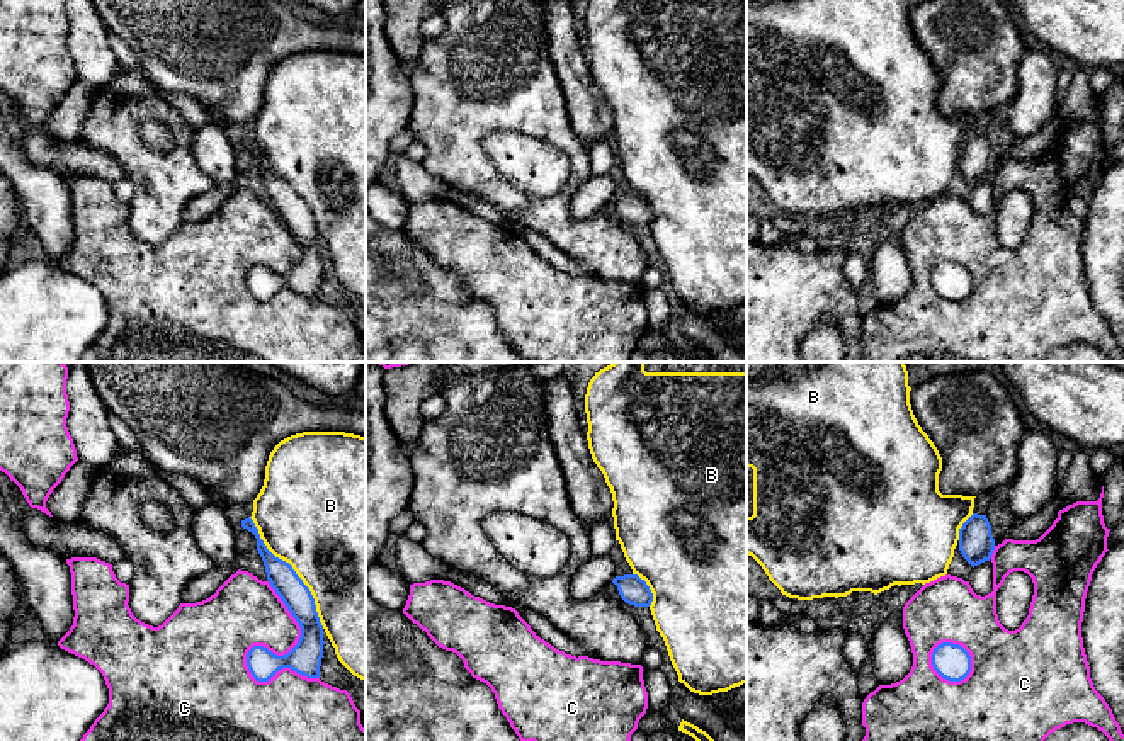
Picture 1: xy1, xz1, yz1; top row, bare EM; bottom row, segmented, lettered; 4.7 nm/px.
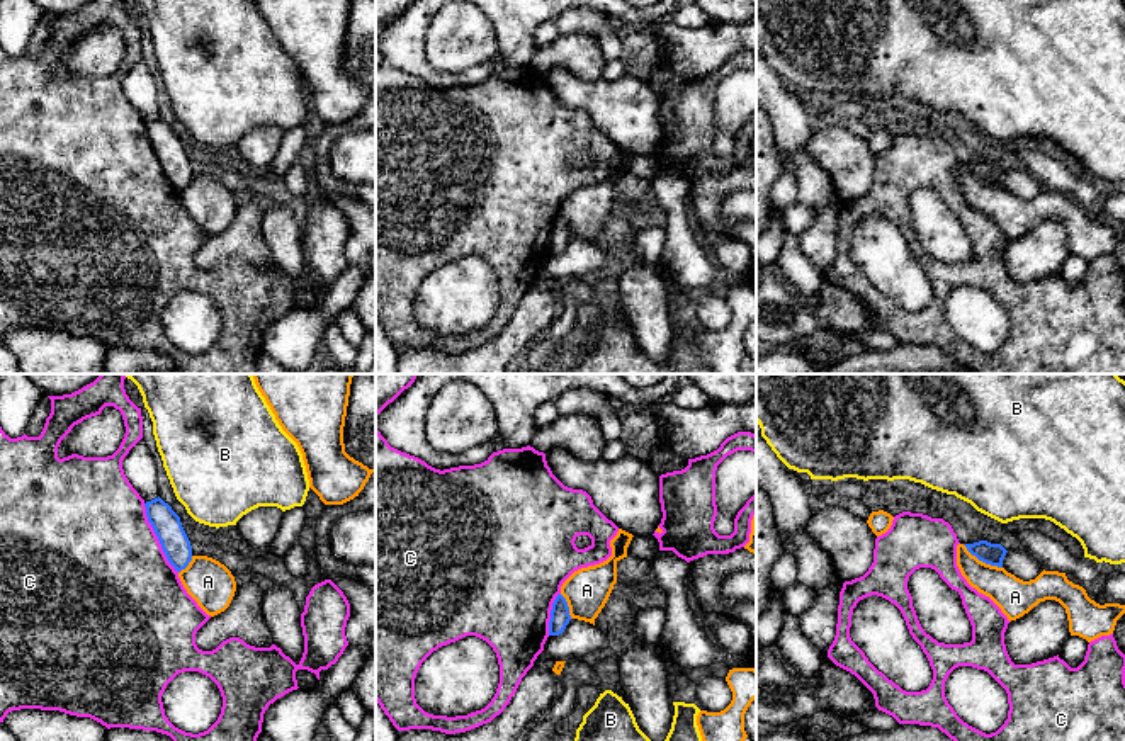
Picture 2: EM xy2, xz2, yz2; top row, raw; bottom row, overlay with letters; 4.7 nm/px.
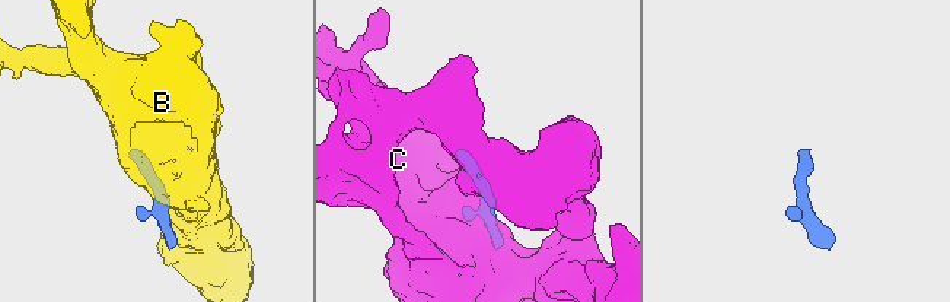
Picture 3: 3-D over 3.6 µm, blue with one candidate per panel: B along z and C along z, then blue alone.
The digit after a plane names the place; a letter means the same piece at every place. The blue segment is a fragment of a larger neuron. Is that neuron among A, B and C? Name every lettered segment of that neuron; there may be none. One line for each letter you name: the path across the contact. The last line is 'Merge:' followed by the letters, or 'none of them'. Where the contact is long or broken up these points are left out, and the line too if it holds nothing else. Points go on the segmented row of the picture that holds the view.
Merge: none of them

